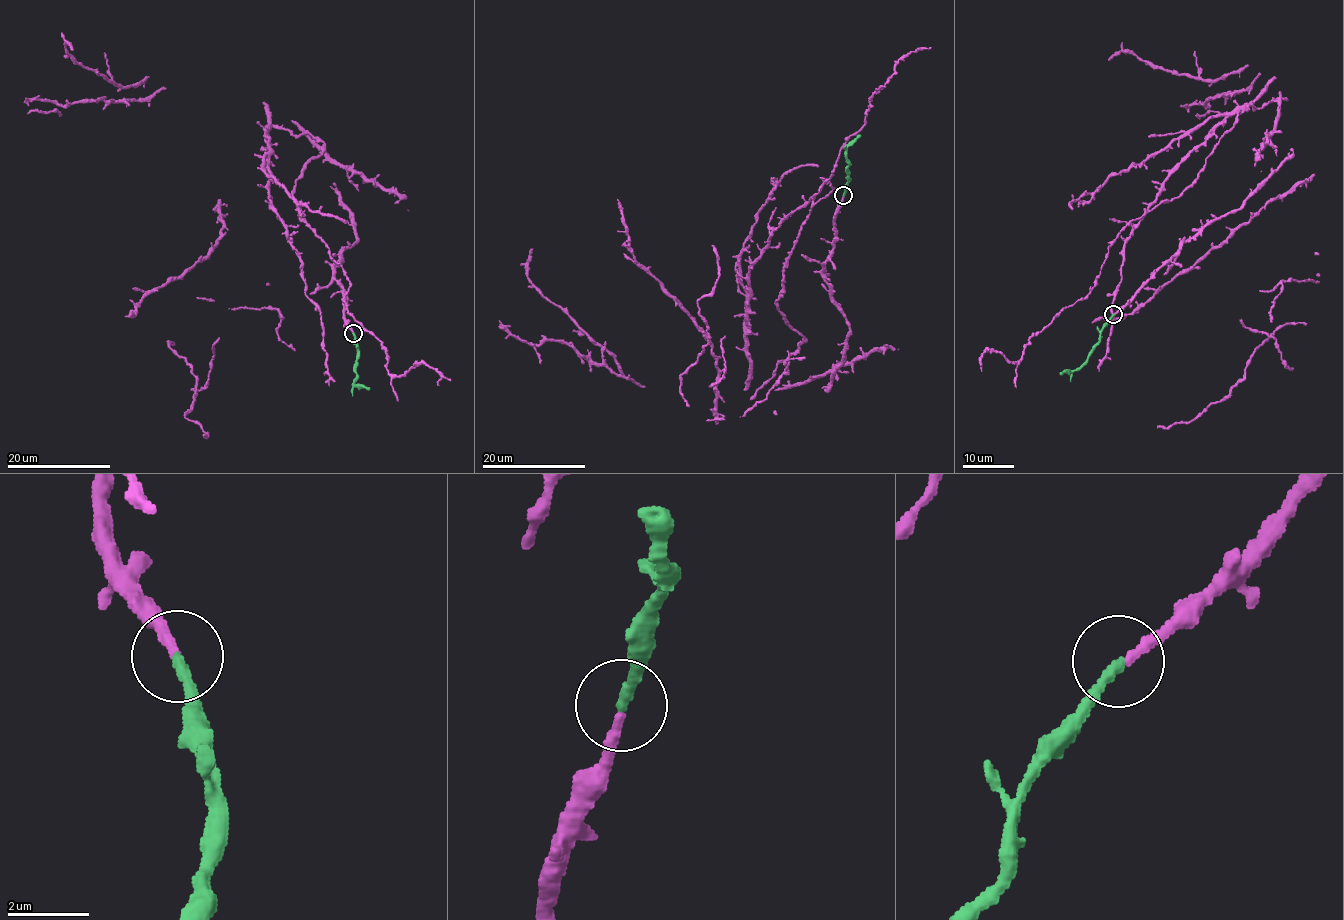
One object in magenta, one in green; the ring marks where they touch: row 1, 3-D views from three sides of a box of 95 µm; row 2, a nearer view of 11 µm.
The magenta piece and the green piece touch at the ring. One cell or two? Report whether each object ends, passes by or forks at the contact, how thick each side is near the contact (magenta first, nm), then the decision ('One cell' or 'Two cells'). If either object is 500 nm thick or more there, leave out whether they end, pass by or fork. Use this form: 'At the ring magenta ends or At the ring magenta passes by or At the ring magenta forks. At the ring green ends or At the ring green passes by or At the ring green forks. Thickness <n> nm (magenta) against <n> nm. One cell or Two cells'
At the ring magenta ends. At the ring green ends. Thickness 240 nm (magenta) against 280 nm. One cell

